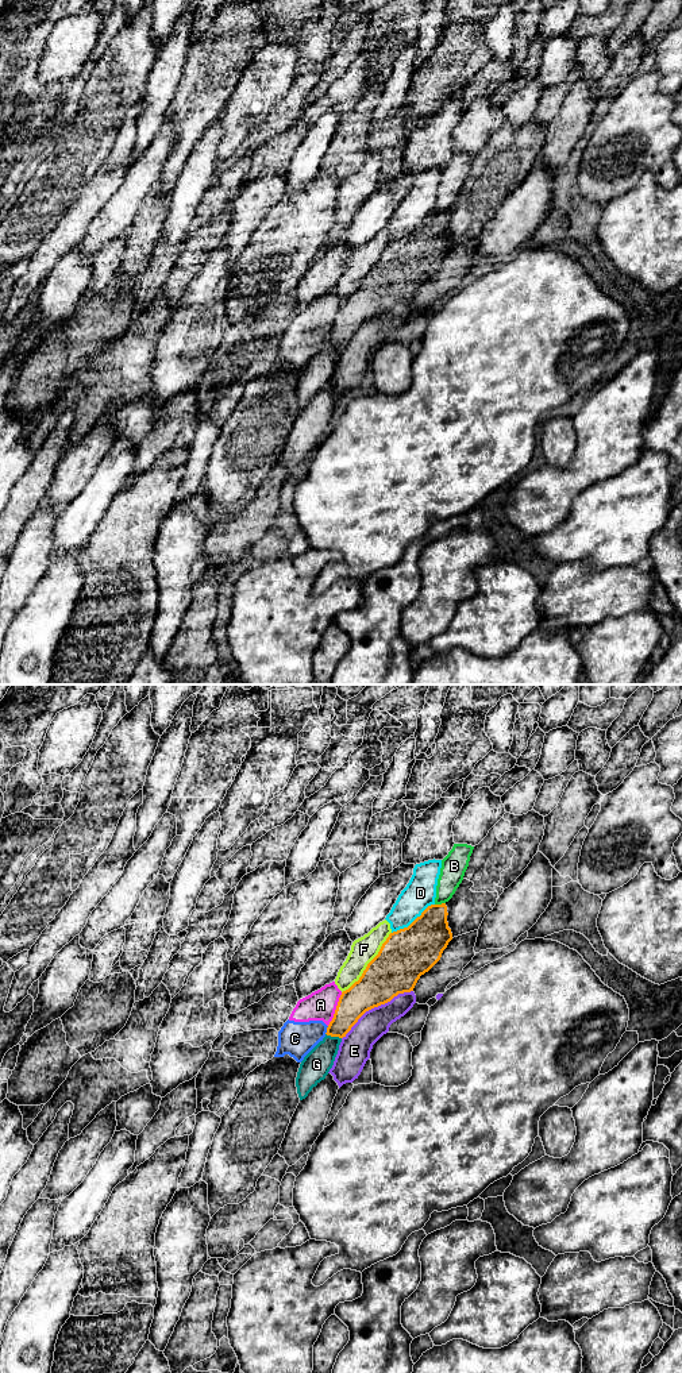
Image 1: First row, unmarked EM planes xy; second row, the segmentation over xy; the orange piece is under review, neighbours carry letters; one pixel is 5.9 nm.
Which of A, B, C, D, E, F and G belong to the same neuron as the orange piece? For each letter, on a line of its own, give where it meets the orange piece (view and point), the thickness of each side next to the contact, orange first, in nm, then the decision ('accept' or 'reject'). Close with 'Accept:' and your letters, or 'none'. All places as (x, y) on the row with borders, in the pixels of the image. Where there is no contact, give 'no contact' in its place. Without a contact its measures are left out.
A: contact xy (336, 1009); calibres 200 and 180 nm; reject
B: contact xy (439, 905); calibres 260 and 150 nm; reject
C: contact xy (327, 1030); calibres 180 and 200 nm; reject
D: contact xy (413, 921); calibres 300 and 190 nm; reject
E: contact xy (376, 1006); calibres 280 and 180 nm; reject
F: contact xy (368, 964); calibres 300 and 150 nm; reject
G: contact xy (334, 1036); calibres 180 and 170 nm; reject
Accept: none

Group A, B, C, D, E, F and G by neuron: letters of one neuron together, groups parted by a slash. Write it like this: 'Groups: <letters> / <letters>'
Groups: A C / B / D / E / F / G

